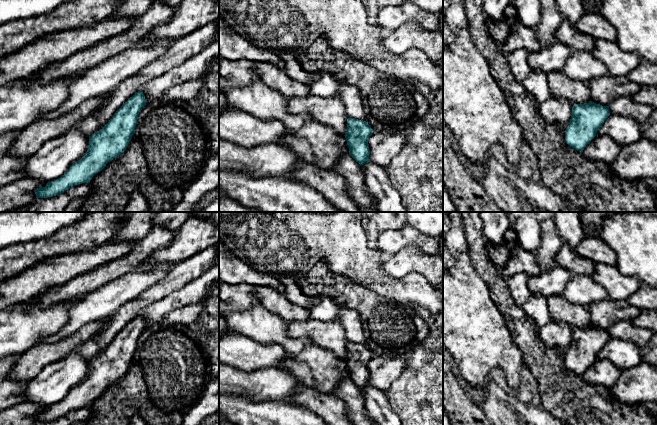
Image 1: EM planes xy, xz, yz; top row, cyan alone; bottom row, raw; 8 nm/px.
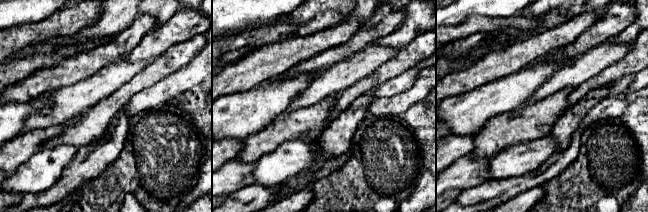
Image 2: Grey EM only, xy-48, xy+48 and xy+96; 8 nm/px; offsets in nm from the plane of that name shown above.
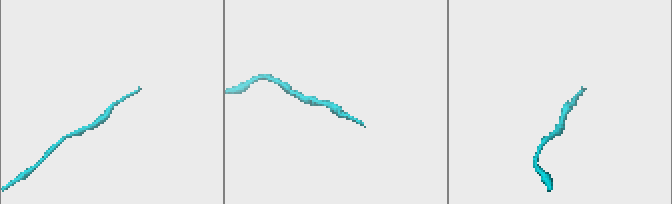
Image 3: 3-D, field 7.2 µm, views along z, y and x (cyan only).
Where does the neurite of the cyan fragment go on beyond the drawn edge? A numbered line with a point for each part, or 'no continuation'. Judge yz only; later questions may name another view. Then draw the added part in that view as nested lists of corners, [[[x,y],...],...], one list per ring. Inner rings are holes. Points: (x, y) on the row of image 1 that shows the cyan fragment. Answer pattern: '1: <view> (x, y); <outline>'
no continuation

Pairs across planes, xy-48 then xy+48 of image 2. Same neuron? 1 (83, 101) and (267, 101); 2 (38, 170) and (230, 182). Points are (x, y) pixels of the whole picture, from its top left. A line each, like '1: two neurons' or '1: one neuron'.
1: two neurons
2: two neurons

